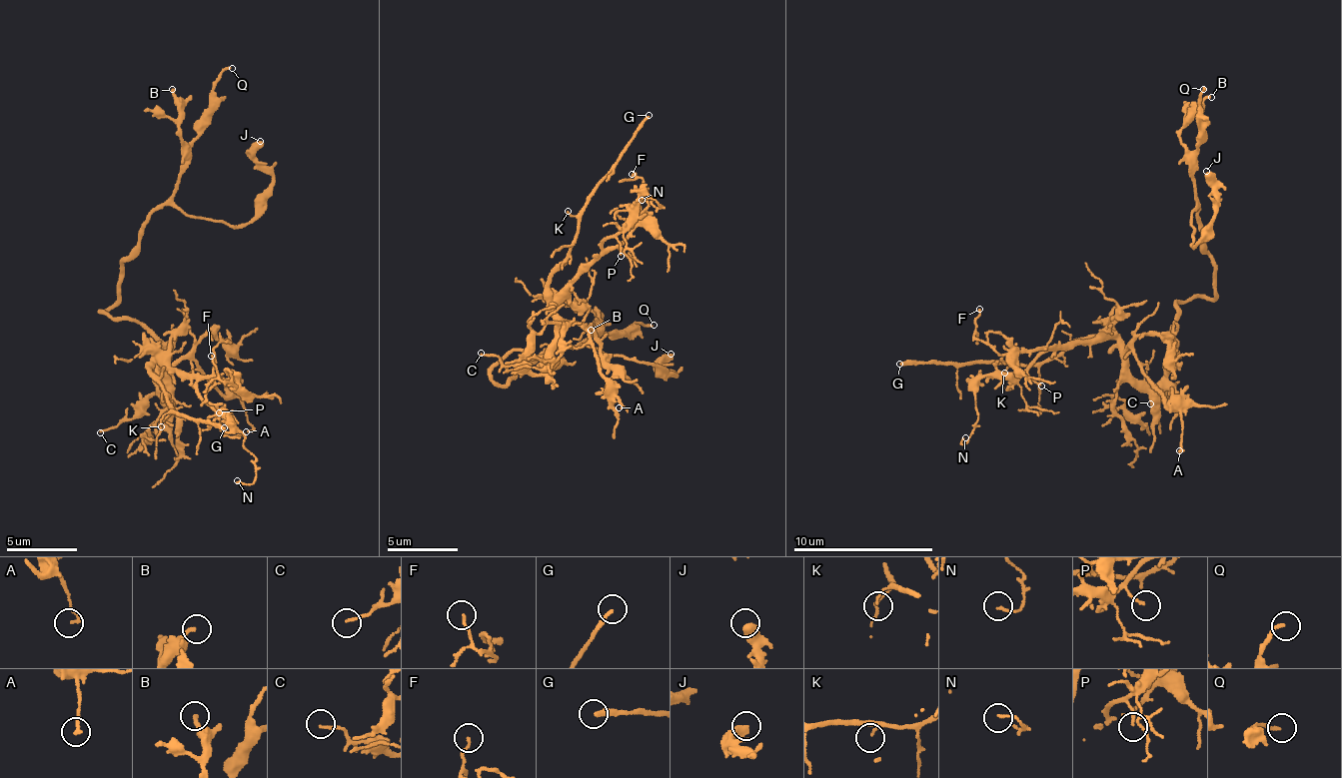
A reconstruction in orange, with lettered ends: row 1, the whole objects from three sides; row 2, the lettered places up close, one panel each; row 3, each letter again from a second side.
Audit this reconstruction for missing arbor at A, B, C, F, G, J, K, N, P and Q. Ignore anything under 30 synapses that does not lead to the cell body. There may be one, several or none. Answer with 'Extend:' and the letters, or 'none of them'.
Extend: G

